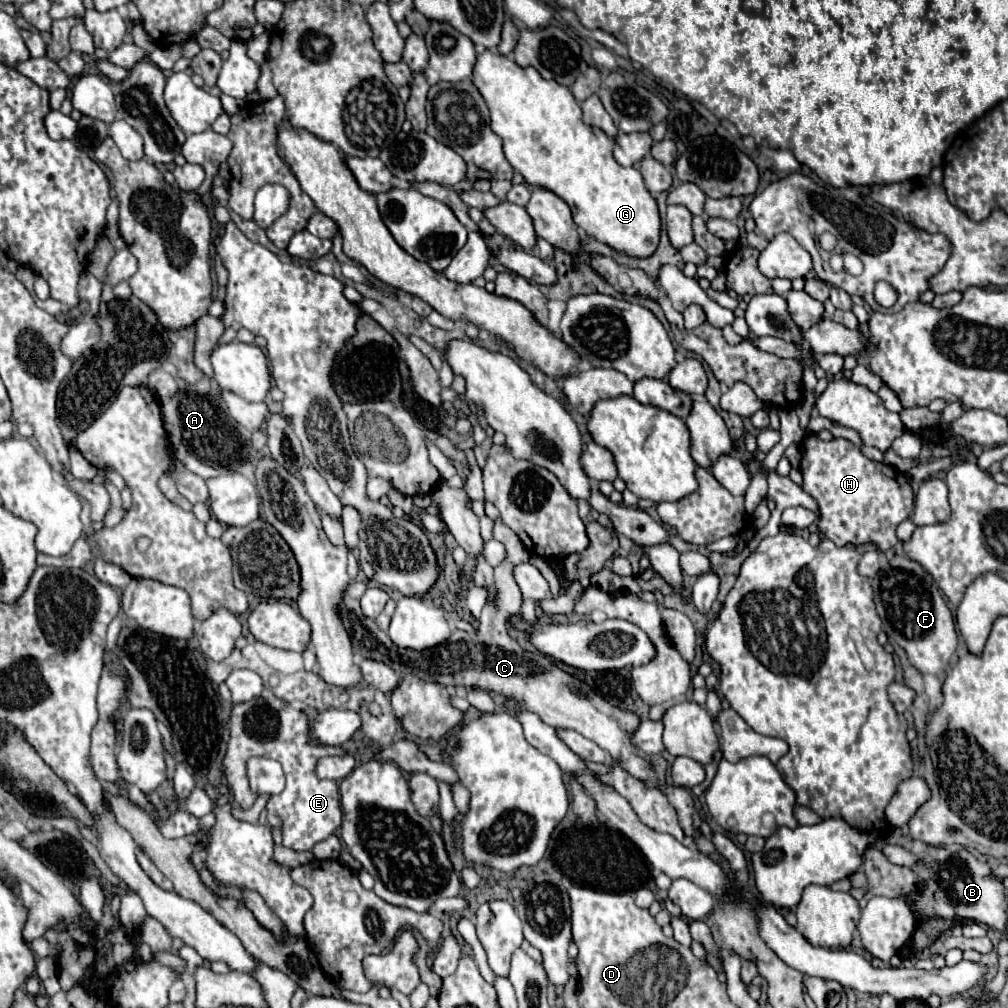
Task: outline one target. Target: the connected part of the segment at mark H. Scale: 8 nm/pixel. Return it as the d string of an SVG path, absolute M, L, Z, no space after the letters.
M811 434L805 438L801 454L801 488L819 504L817 528L821 536L835 542L835 546L873 544L881 554L899 542L895 528L907 520L913 510L913 490L903 472L899 474L899 470L889 464L865 458L861 450L845 438L823 442Z

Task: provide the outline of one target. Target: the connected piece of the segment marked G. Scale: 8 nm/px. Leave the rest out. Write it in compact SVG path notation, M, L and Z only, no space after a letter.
M485 50L483 54L477 56L475 68L473 68L473 84L475 84L477 90L481 92L485 104L487 104L487 108L489 108L489 112L491 112L491 130L503 140L505 158L511 162L511 166L513 166L517 172L523 174L523 178L525 178L525 182L527 182L529 186L543 186L543 188L555 192L559 198L563 198L563 200L567 202L567 206L571 208L571 214L573 214L573 222L575 222L585 234L593 236L595 240L599 240L599 242L603 242L603 244L609 244L609 246L615 248L617 252L625 252L627 256L639 256L639 258L651 256L651 254L655 252L655 248L657 248L657 244L659 244L659 232L661 232L661 218L659 218L659 210L657 210L655 198L653 198L653 196L649 194L649 190L645 188L639 170L635 170L633 166L631 166L631 168L625 168L625 166L621 166L621 164L615 162L615 158L613 158L613 140L611 140L603 130L599 130L599 128L593 130L591 126L583 124L583 120L581 120L581 114L583 114L583 112L581 112L581 106L579 106L579 102L575 100L575 96L571 94L571 90L569 90L567 86L563 86L563 84L559 84L559 82L555 82L555 80L545 80L535 68L531 68L531 66L521 68L515 60L511 60L511 58L505 56L505 54L499 54L499 52L495 52L495 50Z

